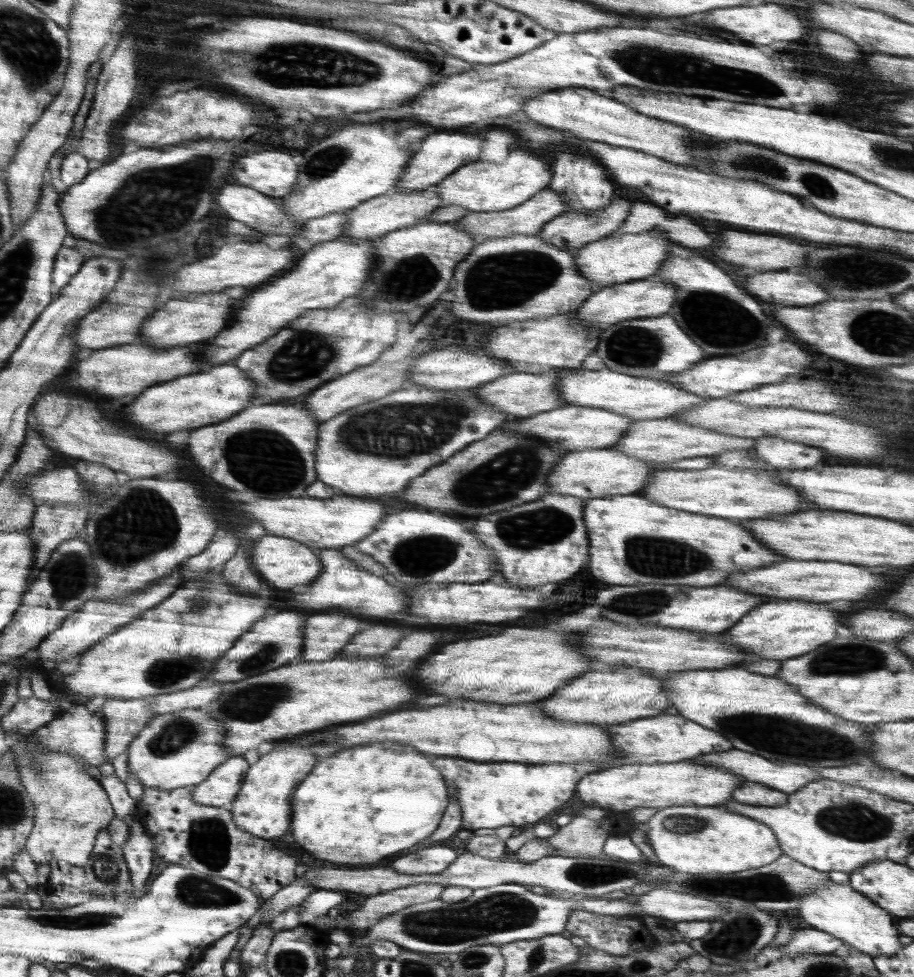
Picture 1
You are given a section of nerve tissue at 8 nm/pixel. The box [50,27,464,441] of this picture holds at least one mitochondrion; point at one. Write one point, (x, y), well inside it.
(143, 202)

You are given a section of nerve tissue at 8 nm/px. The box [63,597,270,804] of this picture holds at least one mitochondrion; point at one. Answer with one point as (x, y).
(165, 672)

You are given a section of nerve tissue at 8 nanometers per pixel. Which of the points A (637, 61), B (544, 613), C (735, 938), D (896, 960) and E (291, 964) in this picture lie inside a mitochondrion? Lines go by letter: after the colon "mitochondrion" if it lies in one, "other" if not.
A: mitochondrion
B: other
C: mitochondrion
D: other
E: mitochondrion

